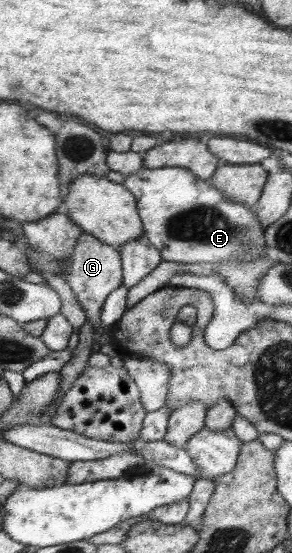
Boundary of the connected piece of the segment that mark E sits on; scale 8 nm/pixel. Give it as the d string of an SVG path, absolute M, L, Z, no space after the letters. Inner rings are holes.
M142 167L136 174L126 175L123 185L136 197L136 206L146 238L159 250L164 261L183 263L238 262L250 264L267 254L264 225L258 221L254 210L244 203L228 199L210 180L202 179L190 169L180 167Z

